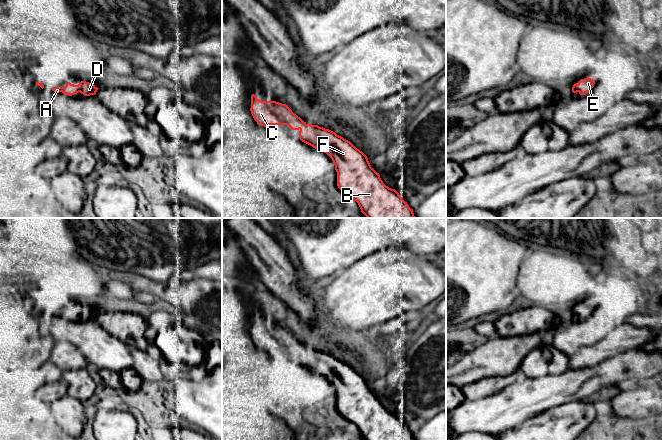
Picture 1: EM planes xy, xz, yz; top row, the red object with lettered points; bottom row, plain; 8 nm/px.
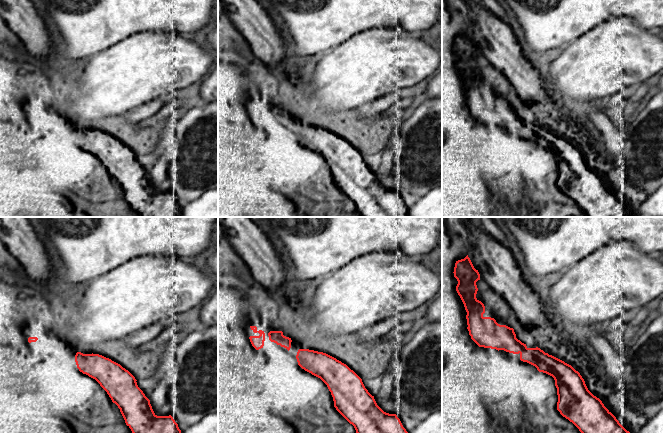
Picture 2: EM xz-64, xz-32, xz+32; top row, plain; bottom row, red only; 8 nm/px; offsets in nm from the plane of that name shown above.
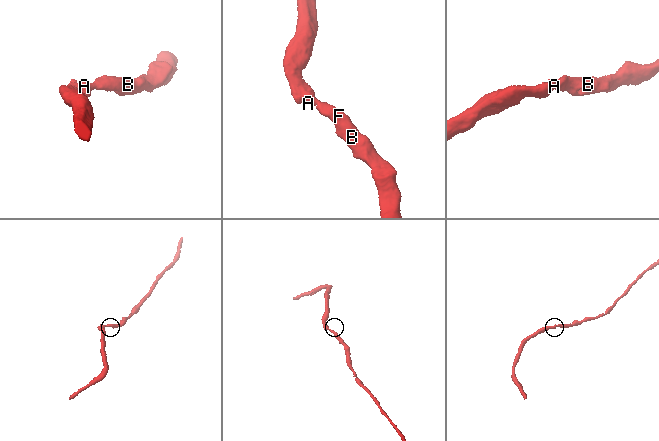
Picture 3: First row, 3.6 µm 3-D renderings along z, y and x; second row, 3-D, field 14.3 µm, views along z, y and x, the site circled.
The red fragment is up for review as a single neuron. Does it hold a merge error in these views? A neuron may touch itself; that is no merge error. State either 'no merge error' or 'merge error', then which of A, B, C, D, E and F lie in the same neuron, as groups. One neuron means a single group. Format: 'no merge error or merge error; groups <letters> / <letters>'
no merge error; groups A B C D E F

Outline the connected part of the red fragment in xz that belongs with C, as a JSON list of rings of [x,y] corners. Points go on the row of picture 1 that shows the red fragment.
[[[254,94],[251,95],[251,114],[258,125],[287,125],[292,130],[299,131],[302,142],[318,151],[326,153],[333,161],[337,172],[337,186],[348,197],[356,201],[361,212],[367,218],[415,218],[413,209],[399,195],[395,189],[386,186],[370,165],[367,156],[357,149],[350,141],[335,132],[304,122],[286,105],[276,101],[262,101]]]

